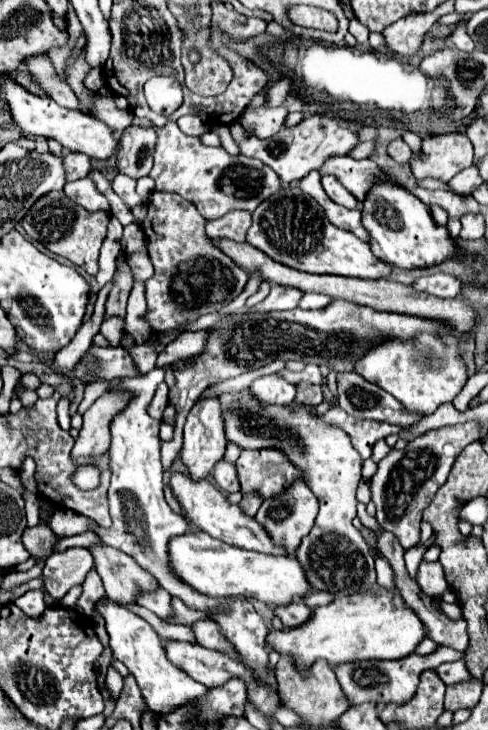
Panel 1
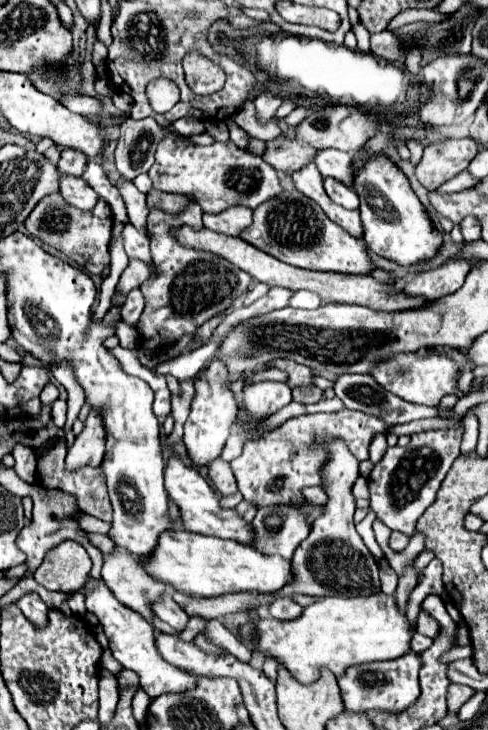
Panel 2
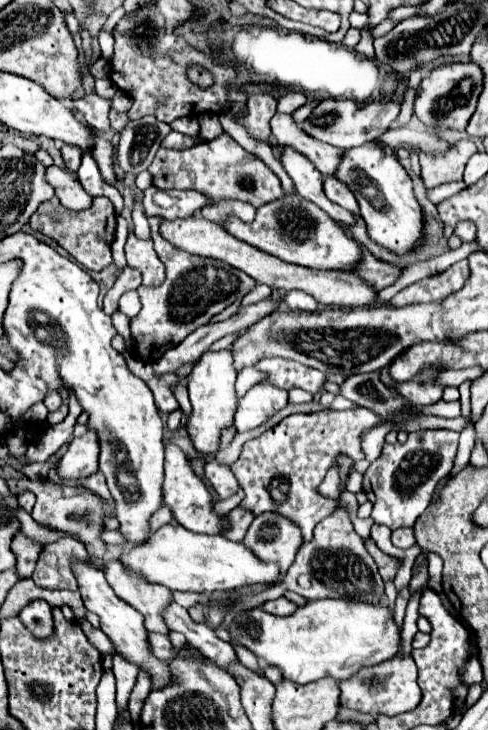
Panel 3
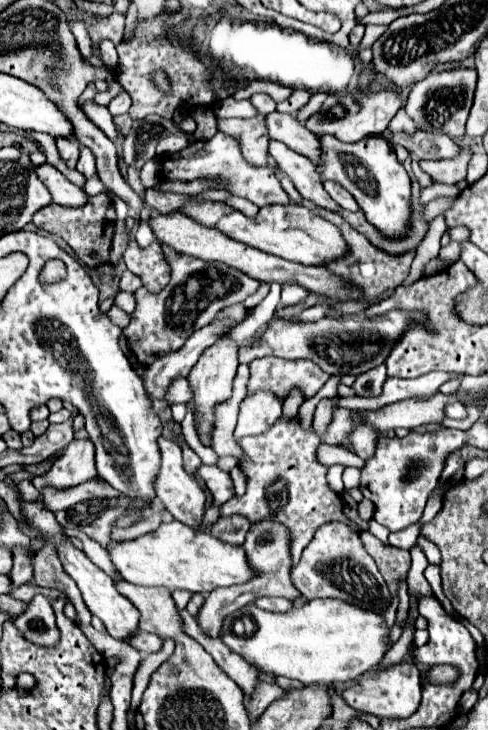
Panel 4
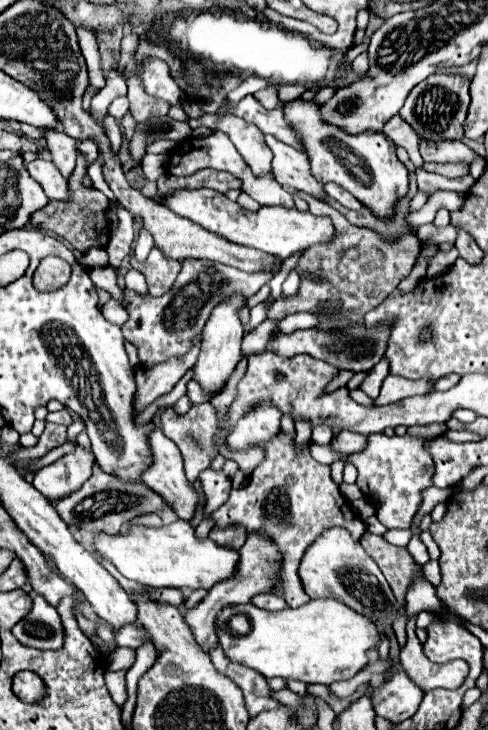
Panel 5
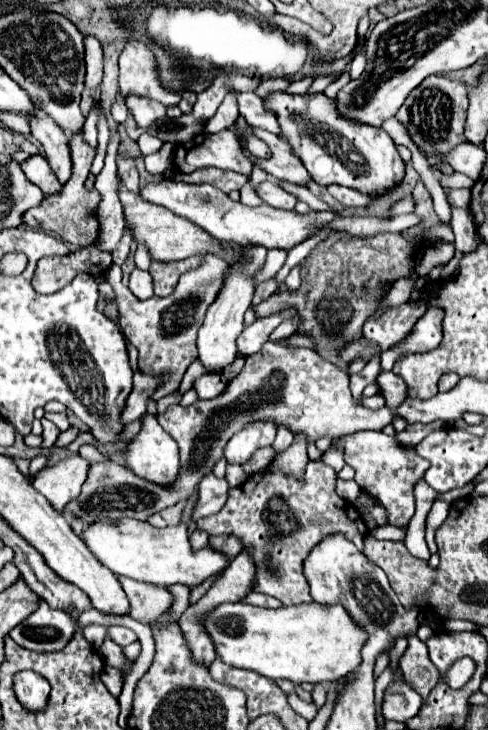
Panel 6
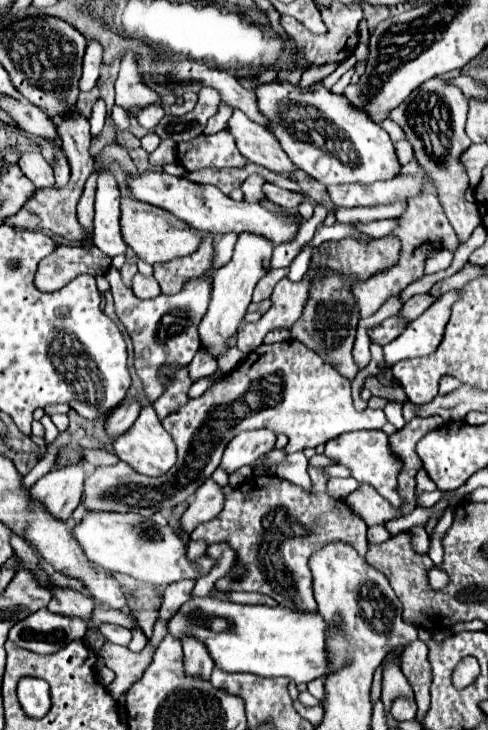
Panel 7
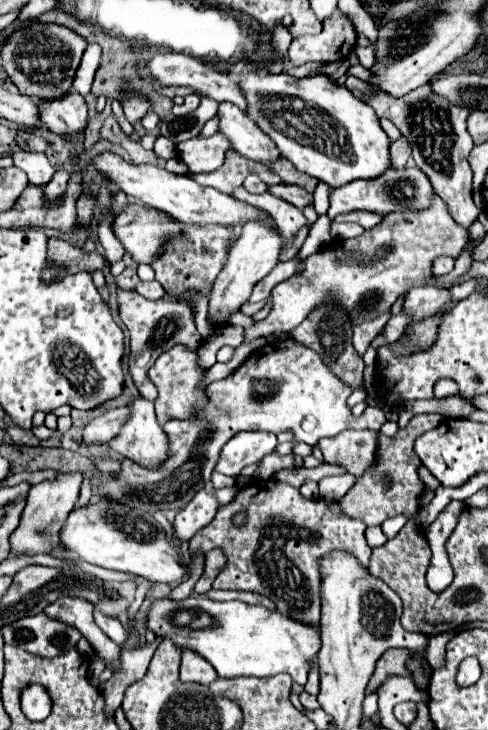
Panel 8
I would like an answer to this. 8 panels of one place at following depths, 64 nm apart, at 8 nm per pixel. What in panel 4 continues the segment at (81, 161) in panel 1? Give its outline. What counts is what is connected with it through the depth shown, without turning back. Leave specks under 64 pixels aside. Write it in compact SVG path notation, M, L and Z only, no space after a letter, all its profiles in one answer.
M56 140L56 146L60 150L60 156L68 164L68 168L76 168L78 156L80 156L80 142L78 140Z

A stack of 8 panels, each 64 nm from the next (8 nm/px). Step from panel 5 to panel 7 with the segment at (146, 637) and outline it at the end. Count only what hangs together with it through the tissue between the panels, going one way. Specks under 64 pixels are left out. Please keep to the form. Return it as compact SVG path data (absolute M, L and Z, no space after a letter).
M102 624L100 630L106 636L106 640L120 644L120 646L128 646L130 640L132 640L132 632L128 628L122 628L122 626L116 626L116 624Z

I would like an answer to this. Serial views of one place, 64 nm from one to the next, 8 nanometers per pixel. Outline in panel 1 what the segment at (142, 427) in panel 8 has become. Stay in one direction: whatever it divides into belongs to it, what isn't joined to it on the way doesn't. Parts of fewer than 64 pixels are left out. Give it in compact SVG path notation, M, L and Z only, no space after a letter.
M172 474L170 482L172 482L174 496L178 498L184 512L188 514L188 520L194 522L200 530L208 532L210 536L214 536L214 538L218 538L230 546L242 548L242 550L254 550L254 552L272 554L272 556L288 556L286 548L274 544L270 534L266 532L266 528L260 522L256 522L256 518L244 514L238 504L230 504L228 498L216 486L212 486L208 480L194 482L194 480L190 480L190 476Z

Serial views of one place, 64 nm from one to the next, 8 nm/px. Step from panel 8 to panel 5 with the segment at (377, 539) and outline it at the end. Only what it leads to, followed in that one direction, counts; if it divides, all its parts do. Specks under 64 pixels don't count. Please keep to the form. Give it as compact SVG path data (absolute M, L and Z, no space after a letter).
M388 530L384 534L384 538L390 542L390 544L396 544L396 546L402 546L406 548L410 538L412 538L412 530Z

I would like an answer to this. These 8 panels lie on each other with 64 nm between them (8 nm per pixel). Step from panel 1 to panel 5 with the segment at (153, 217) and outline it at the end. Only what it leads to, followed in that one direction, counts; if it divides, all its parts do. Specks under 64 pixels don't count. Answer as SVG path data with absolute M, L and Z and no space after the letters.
M186 258L182 260L182 270L178 272L174 286L164 296L154 298L150 294L124 290L128 300L126 310L130 318L122 326L122 334L128 342L136 346L140 364L144 368L152 368L154 364L158 364L158 360L168 360L170 356L184 356L190 350L190 338L204 328L206 320L210 318L210 312L218 304L222 304L230 296L250 298L266 282L270 282L270 272L248 274L212 260Z

